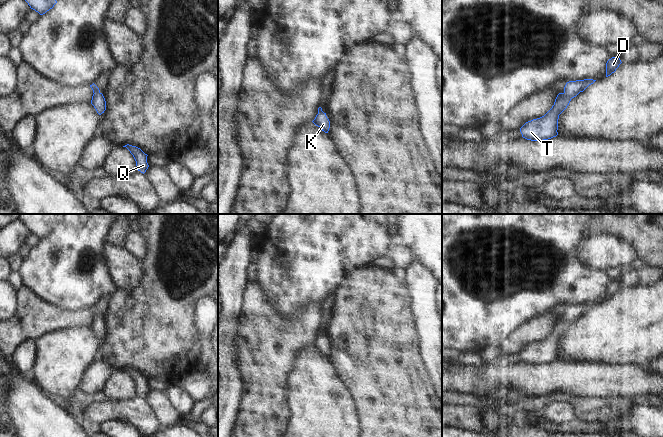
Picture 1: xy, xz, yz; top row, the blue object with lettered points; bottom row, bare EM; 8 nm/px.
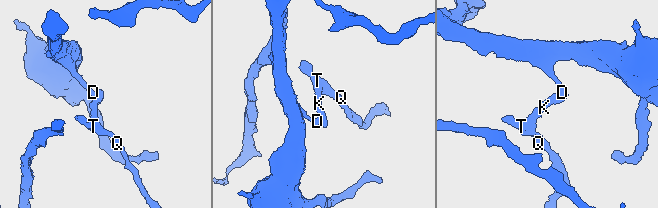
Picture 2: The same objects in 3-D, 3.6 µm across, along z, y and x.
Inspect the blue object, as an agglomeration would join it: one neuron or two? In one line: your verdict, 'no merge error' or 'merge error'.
no merge error

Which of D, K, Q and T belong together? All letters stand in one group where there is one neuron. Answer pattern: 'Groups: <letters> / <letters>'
Groups: D K Q T

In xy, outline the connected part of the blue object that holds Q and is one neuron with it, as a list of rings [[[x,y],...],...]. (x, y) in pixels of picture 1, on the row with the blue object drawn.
[[[125,145],[123,147],[126,147],[130,153],[133,155],[135,161],[136,161],[136,166],[138,168],[138,171],[141,173],[145,173],[146,170],[148,169],[149,165],[147,163],[147,154],[145,154],[140,148],[132,145]]]

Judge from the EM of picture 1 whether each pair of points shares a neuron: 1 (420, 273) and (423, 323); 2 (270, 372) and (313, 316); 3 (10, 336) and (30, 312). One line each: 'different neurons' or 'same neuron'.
1: same neuron
2: same neuron
3: same neuron

